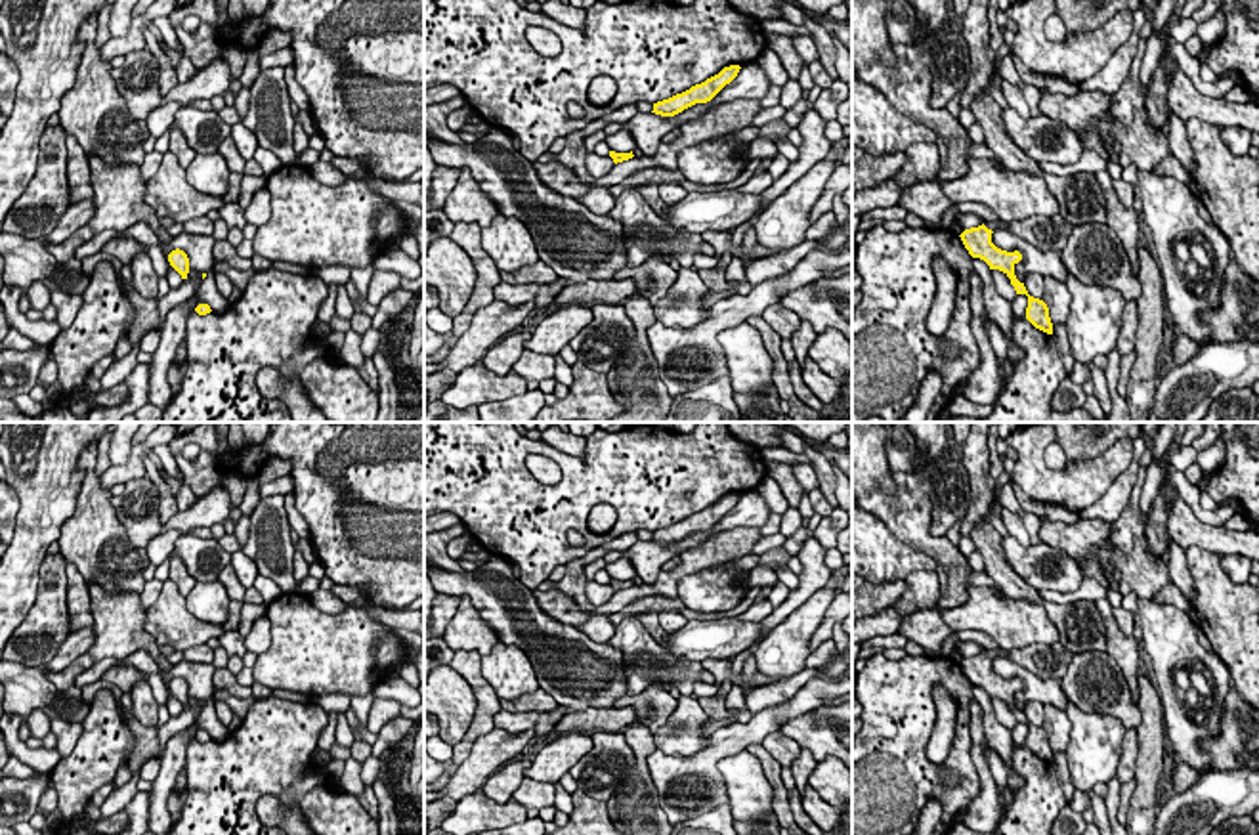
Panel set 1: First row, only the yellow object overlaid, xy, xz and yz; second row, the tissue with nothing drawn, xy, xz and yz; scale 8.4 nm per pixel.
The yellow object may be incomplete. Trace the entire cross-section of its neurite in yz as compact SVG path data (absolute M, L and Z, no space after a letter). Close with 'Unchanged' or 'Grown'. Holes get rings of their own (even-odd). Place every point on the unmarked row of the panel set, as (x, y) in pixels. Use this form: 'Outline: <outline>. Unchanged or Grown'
Outline: M982 652L978 655L965 657L959 665L972 686L984 688L990 697L1003 699L1011 707L1011 713L1014 715L1016 722L1028 724L1026 747L1035 757L1053 762L1053 751L1049 745L1047 732L1039 726L1030 724L1024 711L1020 711L1014 703L1014 694L1022 688L1022 682L1018 678L1007 680L997 676L992 671L992 661L993 659Z. Unchanged

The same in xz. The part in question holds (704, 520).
Outline: M739 493L724 495L718 503L707 506L705 510L695 512L669 527L653 531L651 541L661 545L674 545L695 531L707 531L737 504L739 497Z. Unchanged

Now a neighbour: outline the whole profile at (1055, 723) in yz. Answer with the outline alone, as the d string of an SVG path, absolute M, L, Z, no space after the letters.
M1045 705L1043 726L1049 736L1049 745L1053 753L1064 753L1070 741L1070 720L1064 711Z

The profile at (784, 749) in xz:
M781 732L768 734L760 743L783 768L791 770L793 760L800 753L800 745Z

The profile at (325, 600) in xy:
M325 589L315 590L308 598L317 610L321 610L325 613L340 613L348 606L336 594L332 594L331 590L325 590Z

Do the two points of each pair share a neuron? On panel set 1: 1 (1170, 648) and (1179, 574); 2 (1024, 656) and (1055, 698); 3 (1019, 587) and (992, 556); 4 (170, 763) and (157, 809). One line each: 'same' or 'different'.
1: different
2: different
3: same
4: same

